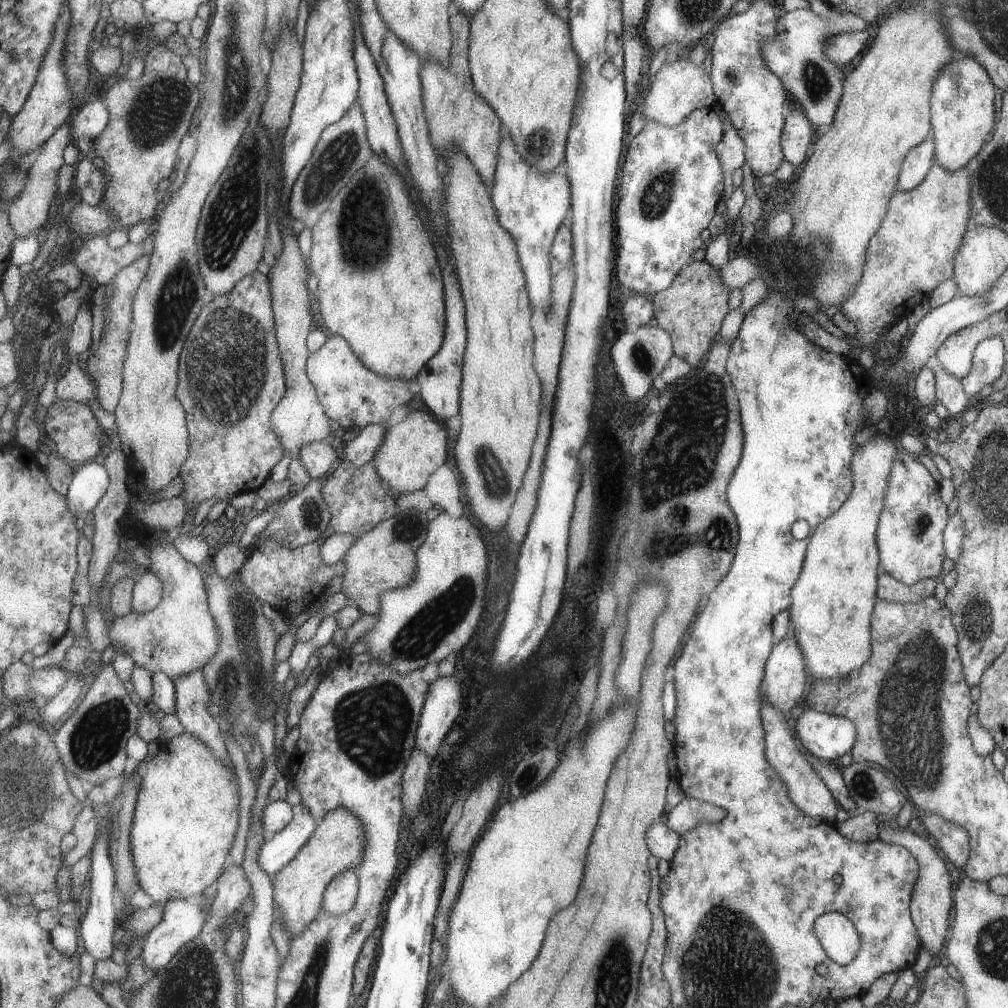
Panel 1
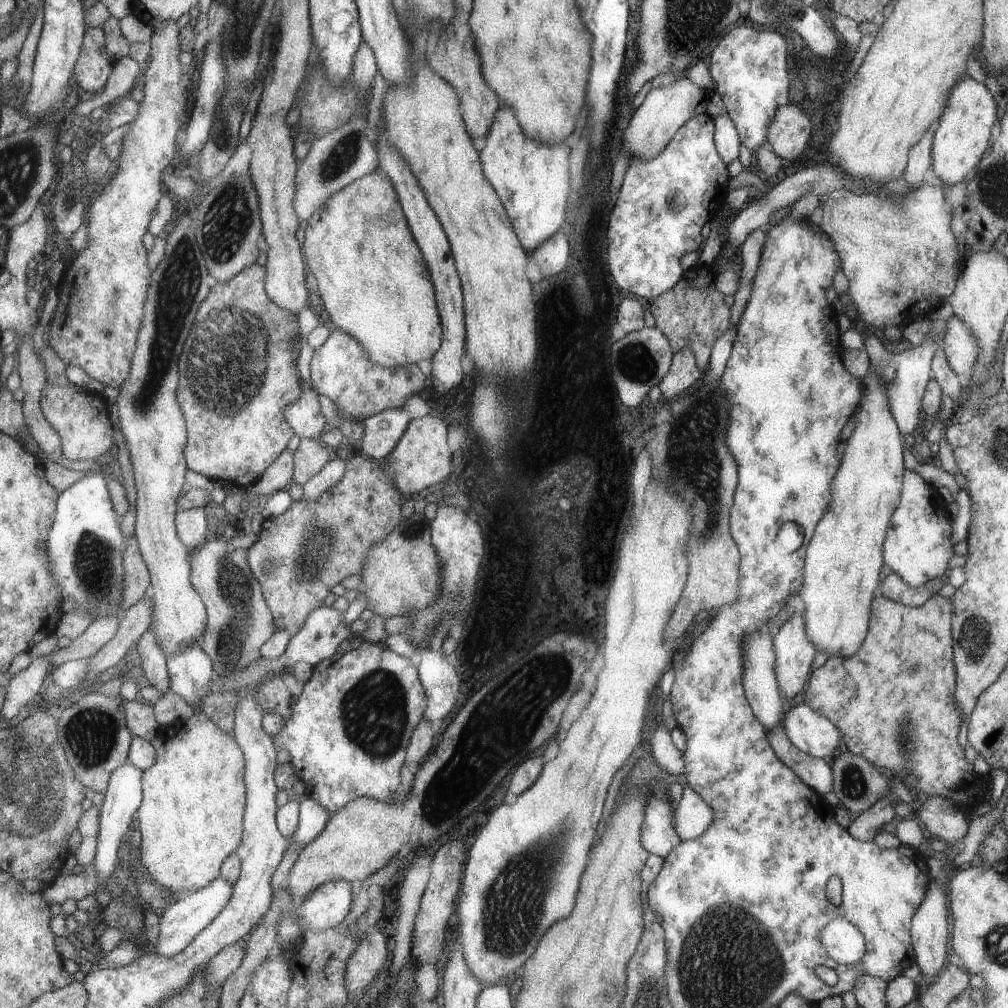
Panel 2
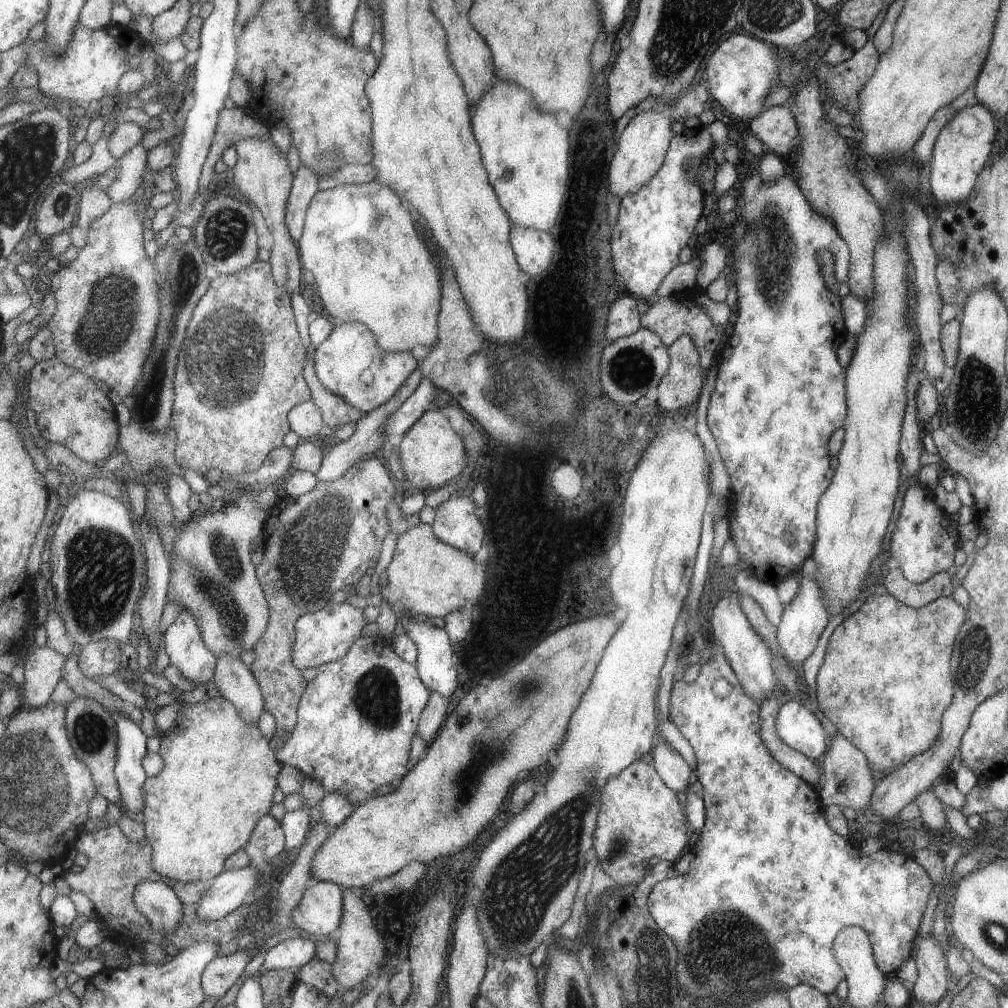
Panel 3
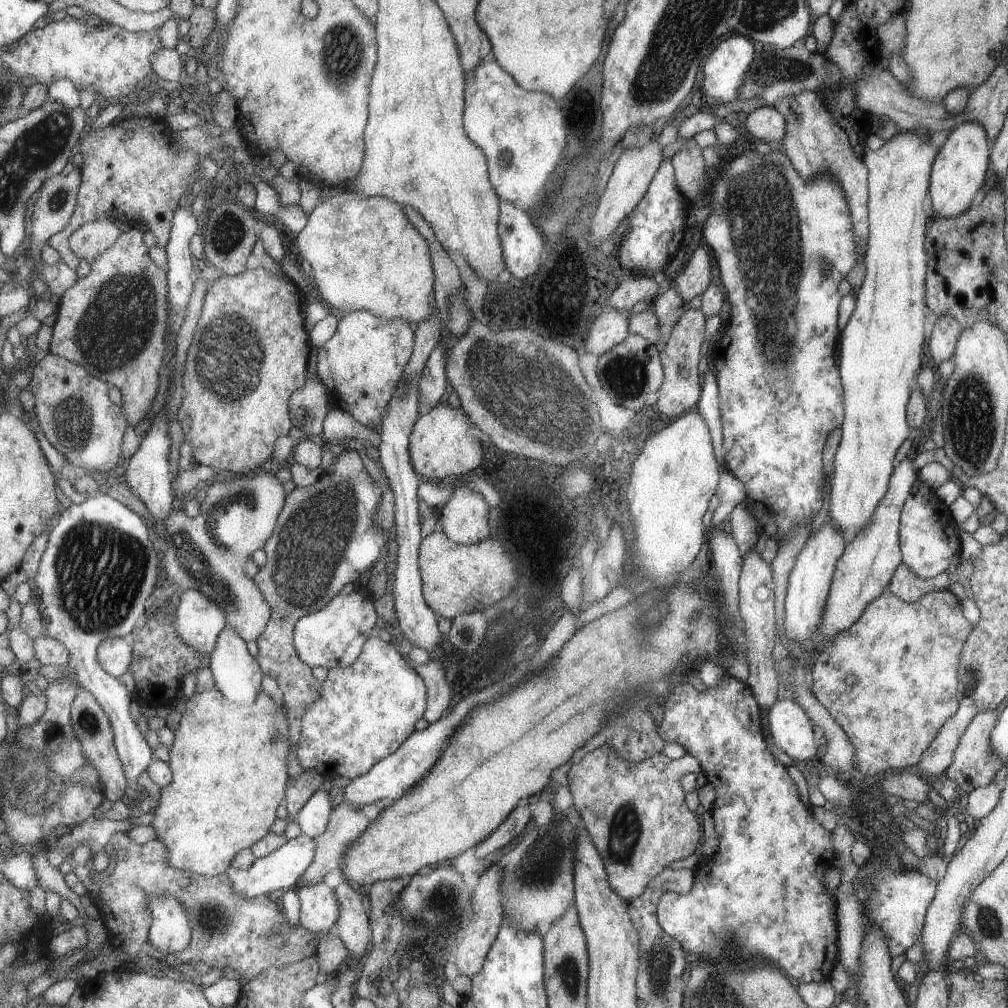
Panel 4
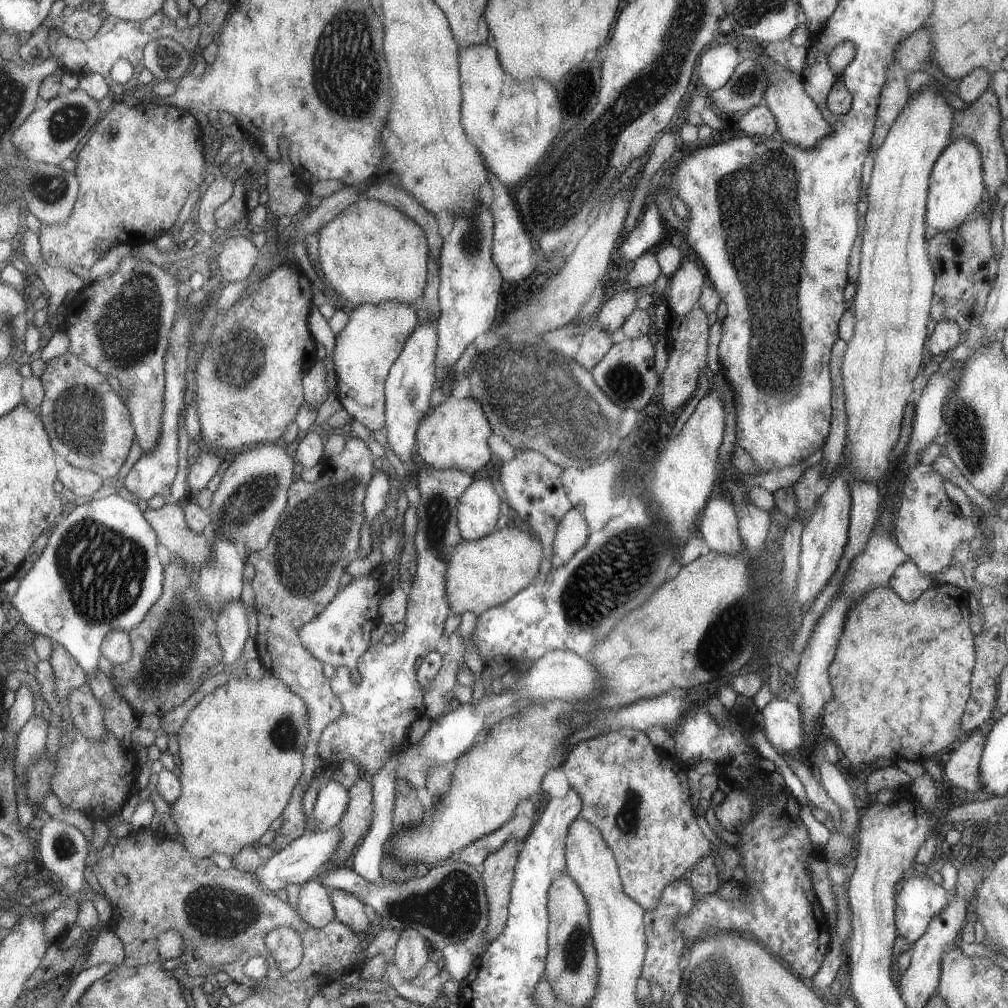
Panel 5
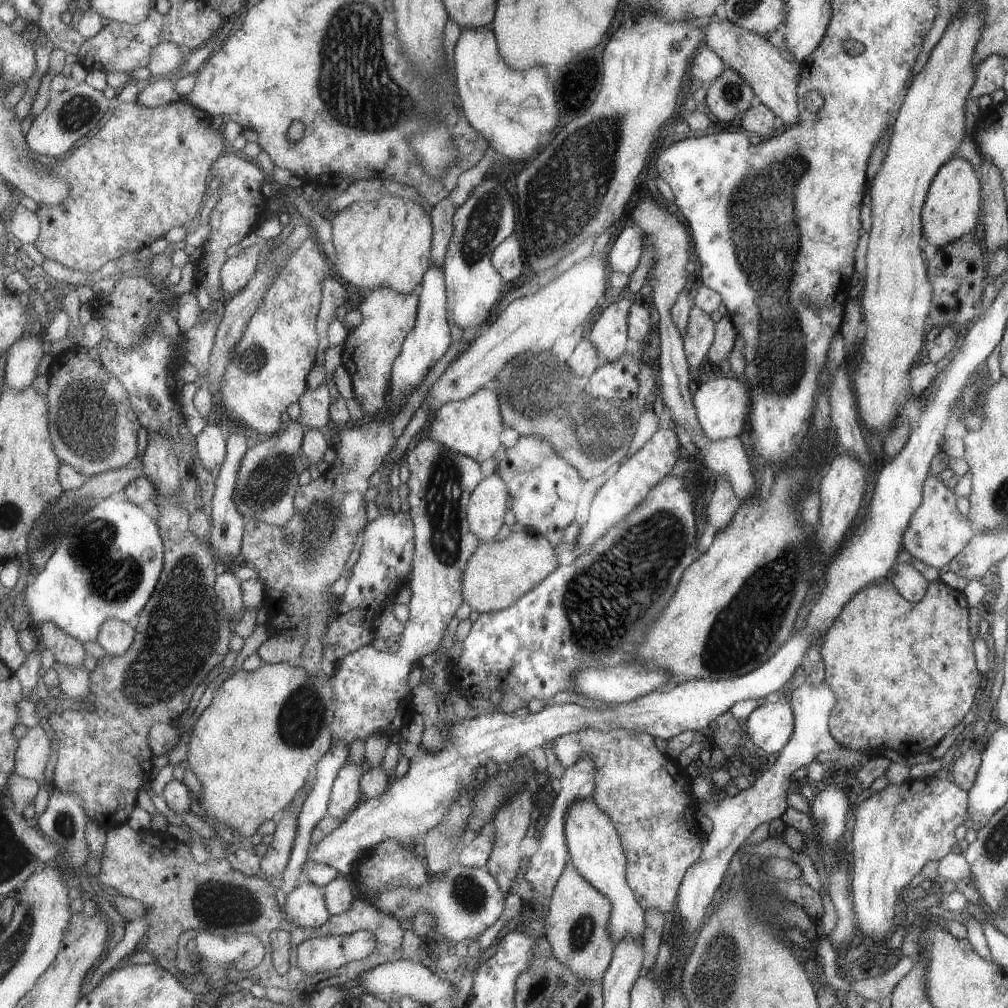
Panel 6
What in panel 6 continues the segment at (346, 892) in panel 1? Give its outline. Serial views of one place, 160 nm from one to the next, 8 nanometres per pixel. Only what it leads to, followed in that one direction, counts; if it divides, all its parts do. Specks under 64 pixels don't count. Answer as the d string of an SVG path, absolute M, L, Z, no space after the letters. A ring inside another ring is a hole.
M307 883L287 890L285 912L292 922L303 927L321 927L331 920L326 892L317 884Z

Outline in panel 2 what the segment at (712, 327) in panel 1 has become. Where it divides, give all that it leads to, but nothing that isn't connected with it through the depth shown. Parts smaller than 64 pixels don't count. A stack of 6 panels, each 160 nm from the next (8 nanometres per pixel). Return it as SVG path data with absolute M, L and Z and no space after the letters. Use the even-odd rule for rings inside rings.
M693 266L683 271L683 276L661 295L650 301L650 313L654 318L654 326L657 327L670 341L673 352L689 347L694 354L694 359L699 370L704 372L708 366L713 343L728 329L730 310L723 303L722 294L714 287L714 274L710 266Z

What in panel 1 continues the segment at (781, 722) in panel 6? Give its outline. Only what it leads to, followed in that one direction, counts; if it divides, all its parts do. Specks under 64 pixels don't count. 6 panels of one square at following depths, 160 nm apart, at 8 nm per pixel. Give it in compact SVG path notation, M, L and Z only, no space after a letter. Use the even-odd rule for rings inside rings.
M805 708L796 719L794 734L804 752L838 764L841 754L853 746L857 730L847 718Z

